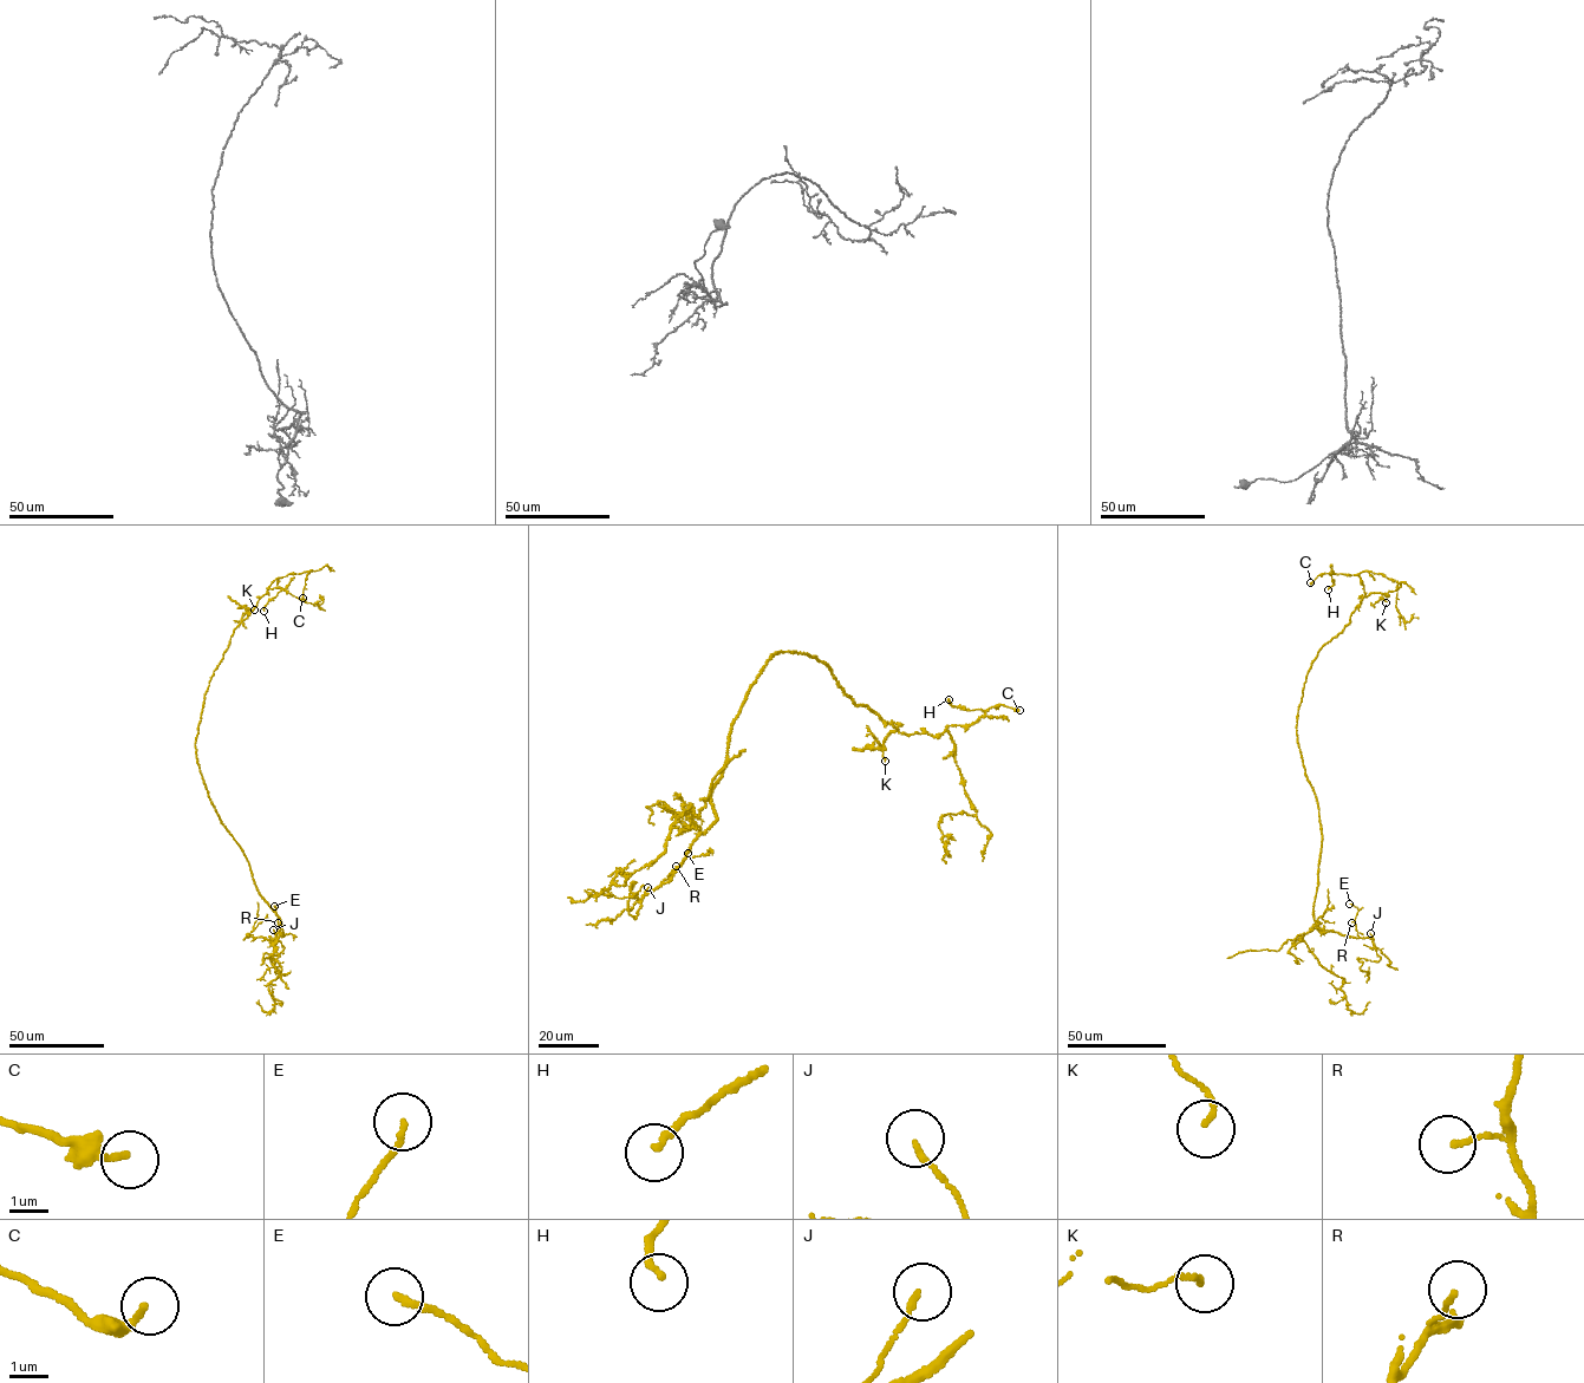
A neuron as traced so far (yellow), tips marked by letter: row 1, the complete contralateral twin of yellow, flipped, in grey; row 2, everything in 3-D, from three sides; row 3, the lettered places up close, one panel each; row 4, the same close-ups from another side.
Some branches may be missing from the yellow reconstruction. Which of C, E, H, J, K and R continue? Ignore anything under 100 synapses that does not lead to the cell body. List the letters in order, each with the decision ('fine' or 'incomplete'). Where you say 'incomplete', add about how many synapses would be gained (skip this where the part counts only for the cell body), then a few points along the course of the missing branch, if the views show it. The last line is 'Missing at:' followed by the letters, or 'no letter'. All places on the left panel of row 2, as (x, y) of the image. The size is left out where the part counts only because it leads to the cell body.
C: fine
E: fine
H: fine
J: fine
K: fine
R: fine
Missing at: no letter

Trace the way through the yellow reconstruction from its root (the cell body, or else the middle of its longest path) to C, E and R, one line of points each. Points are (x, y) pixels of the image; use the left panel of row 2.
C: (202, 778), (195, 742), (204, 697), (234, 630), (268, 588), (280, 587), (302, 598)
E: (202, 778), (221, 823), (246, 858), (259, 893), (279, 918), (284, 935), (280, 934), (274, 906)
R: (202, 778), (221, 823), (246, 858), (259, 893), (279, 918), (284, 935), (278, 922)

